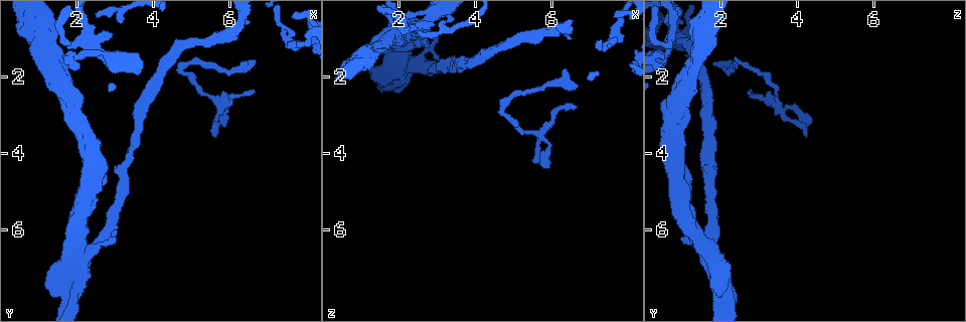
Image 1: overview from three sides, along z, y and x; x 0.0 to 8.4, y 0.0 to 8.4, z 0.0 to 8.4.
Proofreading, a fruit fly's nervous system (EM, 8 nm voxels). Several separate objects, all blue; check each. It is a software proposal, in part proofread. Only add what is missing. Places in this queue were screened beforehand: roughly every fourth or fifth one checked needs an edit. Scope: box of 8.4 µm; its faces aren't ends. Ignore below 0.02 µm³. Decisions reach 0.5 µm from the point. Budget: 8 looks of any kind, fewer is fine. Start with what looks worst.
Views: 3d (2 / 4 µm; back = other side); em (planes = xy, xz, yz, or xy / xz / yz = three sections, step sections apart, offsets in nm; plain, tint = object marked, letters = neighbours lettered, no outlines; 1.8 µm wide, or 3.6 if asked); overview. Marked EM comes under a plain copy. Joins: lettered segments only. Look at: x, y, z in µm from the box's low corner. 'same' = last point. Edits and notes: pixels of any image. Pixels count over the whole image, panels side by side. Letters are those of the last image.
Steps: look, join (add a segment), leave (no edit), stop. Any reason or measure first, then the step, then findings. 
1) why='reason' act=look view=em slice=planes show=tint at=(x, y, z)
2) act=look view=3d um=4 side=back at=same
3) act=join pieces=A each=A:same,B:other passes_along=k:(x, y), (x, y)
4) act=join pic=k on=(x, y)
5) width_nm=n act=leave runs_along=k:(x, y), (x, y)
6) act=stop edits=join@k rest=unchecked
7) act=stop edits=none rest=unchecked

why='looks like a crossing' act=look view=em slice=yz step=4 show=letters at=(2.40, 1.25, 0.60)

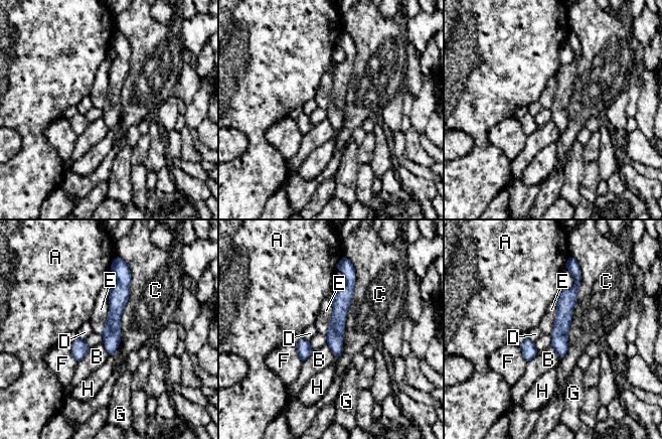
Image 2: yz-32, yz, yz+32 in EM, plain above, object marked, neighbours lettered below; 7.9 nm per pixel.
act=leave each=A:other,B:other,C:other,D:other,E:other,F:other,G:other,H:other border=2:(112, 286), (106, 326), (101, 332) found='none of them fits'

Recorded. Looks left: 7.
why='branch stops here' act=look view=em slice=yz step=4 show=letters at=(6.65, 1.55, 2.30)

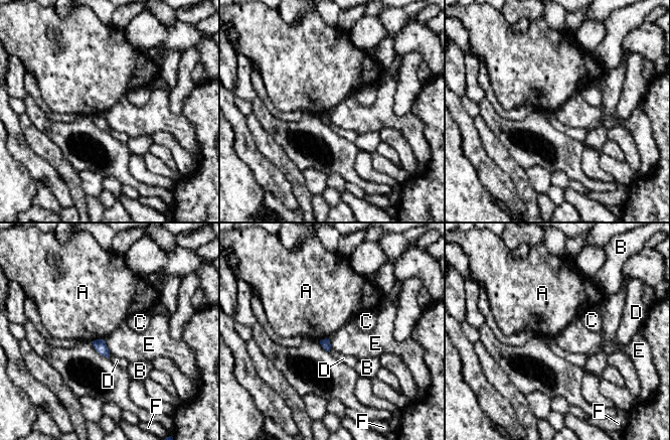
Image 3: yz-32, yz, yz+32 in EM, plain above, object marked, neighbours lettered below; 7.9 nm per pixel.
why='cut it another way' act=look view=em slice=planes show=letters at=same

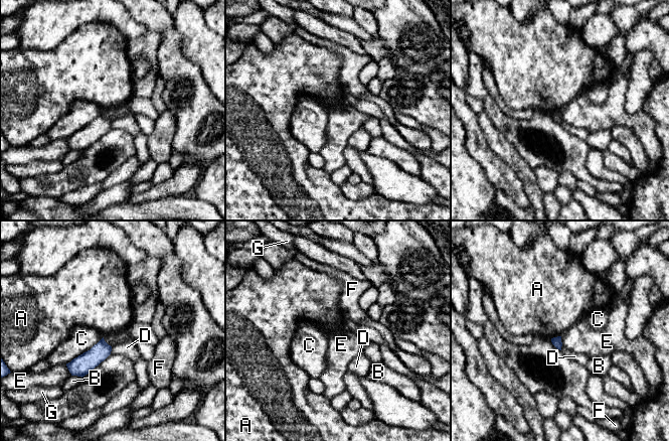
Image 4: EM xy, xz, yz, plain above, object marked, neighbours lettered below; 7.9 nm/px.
act=leave each=A:other,B:other,C:other,D:other,E:other,F:other,G:other border=4:(65, 364), (71, 375) found='no lettered segment goes on from it'

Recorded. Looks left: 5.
why='abrupt turn' act=look view=em slice=planes show=letters at=(2.15, 6.55, 1.60)

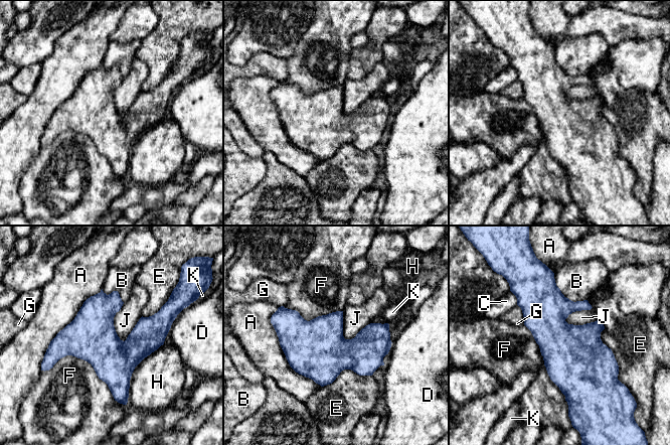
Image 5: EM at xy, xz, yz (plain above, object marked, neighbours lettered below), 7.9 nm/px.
width_nm=380 act=leave each=A:other,B:other,C:other,D:other,E:other,F:other,G:other,H:other,J:other,K:other found='none of them fits'

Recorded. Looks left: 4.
act=stop edits=none rest=unchecked

